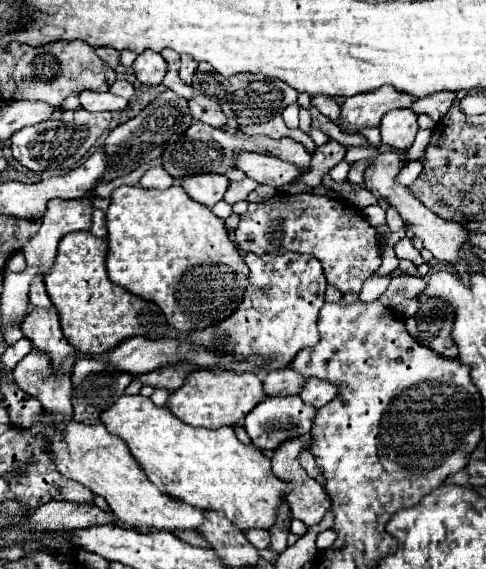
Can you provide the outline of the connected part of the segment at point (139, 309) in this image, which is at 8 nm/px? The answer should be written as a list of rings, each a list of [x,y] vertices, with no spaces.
[[[74,231],[58,243],[54,269],[44,277],[48,295],[60,313],[64,337],[84,355],[102,355],[130,337],[140,335],[148,339],[162,339],[168,333],[166,317],[158,305],[140,299],[108,279],[104,263],[106,253],[106,239],[94,237],[90,231]]]

